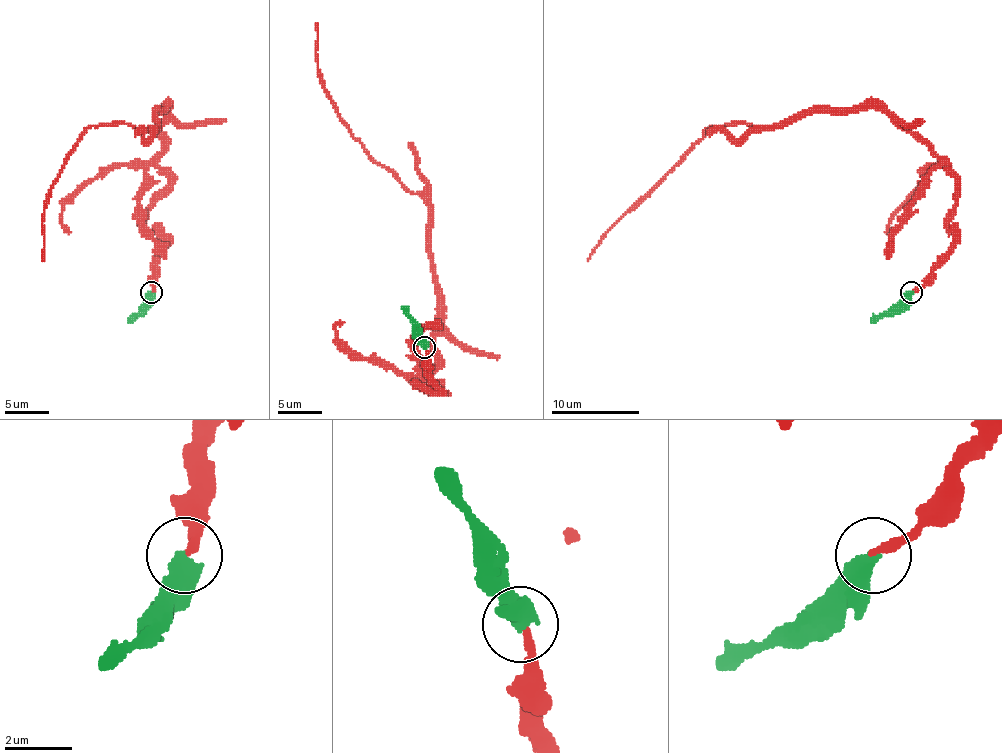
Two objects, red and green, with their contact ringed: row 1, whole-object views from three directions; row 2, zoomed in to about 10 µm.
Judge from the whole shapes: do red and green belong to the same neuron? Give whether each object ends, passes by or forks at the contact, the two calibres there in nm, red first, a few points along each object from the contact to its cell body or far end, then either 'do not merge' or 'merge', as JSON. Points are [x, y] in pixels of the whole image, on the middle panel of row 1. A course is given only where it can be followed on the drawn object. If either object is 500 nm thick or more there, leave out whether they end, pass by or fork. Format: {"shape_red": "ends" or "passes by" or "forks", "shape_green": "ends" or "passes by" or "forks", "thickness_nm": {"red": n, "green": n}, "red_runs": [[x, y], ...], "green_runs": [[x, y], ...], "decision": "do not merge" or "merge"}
{"thickness_nm": {"red": 220, "green": 550}, "red_runs": [[424, 346], [435, 386], [419, 384], [441, 391], [428, 205], [324, 87], [315, 23]], "green_runs": [[424, 346], [402, 306]], "decision": "do not merge"}

